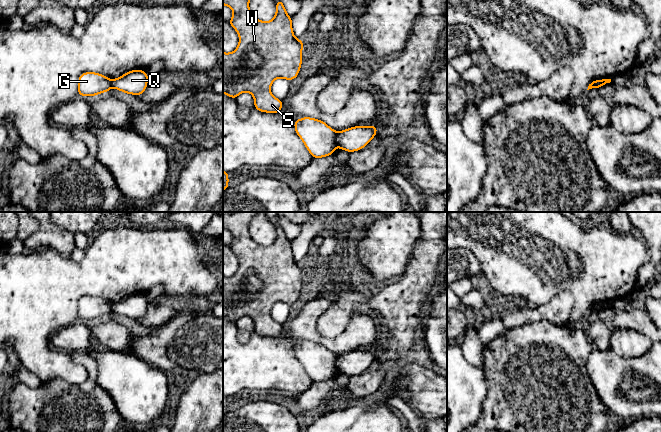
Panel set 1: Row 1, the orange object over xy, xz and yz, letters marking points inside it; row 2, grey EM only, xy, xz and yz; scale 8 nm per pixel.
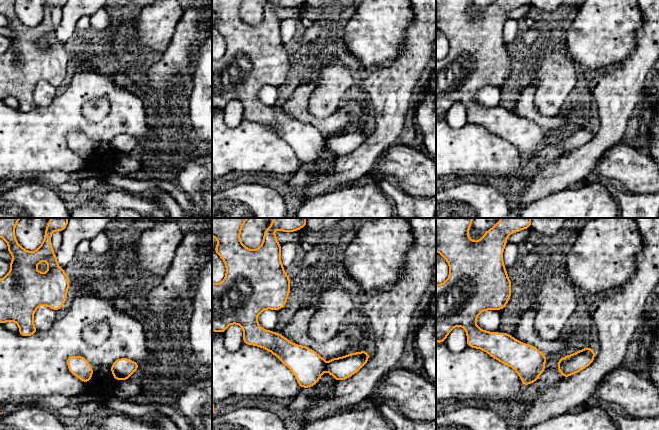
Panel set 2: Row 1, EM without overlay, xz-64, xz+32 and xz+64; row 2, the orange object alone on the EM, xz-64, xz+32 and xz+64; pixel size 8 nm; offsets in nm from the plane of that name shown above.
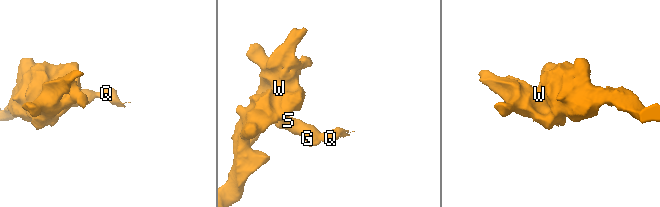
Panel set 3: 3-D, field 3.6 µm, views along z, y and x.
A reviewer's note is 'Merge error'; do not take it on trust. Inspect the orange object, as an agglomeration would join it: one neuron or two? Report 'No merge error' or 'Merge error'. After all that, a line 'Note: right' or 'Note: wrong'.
Merge error
Note: right

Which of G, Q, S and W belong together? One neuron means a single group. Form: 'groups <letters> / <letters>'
groups G S W / Q

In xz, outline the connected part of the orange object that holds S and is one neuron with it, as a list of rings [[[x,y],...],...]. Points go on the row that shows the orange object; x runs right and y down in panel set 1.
[[[223,0],[223,5],[229,6],[233,17],[229,20],[231,26],[239,35],[237,49],[231,53],[223,52],[223,93],[236,99],[243,92],[249,92],[254,97],[254,107],[261,112],[278,113],[282,109],[282,100],[275,98],[270,92],[273,81],[277,78],[293,80],[298,76],[302,64],[302,49],[304,42],[298,40],[292,30],[292,18],[287,14],[281,0],[276,3],[276,14],[269,22],[258,20],[249,9],[250,0]]]

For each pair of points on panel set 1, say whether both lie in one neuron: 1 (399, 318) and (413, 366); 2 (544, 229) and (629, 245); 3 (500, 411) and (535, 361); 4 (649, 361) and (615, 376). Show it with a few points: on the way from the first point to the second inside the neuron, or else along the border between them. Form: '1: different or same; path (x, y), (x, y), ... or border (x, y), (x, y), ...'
1: different; border (413, 356), (404, 361), (393, 373)
2: same; path (565, 243), (608, 245)
3: same; path (512, 399), (535, 376), (535, 373)
4: same; path (641, 365), (630, 365), (623, 372)

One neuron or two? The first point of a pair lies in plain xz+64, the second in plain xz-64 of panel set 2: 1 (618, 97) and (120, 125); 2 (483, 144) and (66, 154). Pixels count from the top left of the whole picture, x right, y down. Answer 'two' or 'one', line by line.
1: two
2: one

